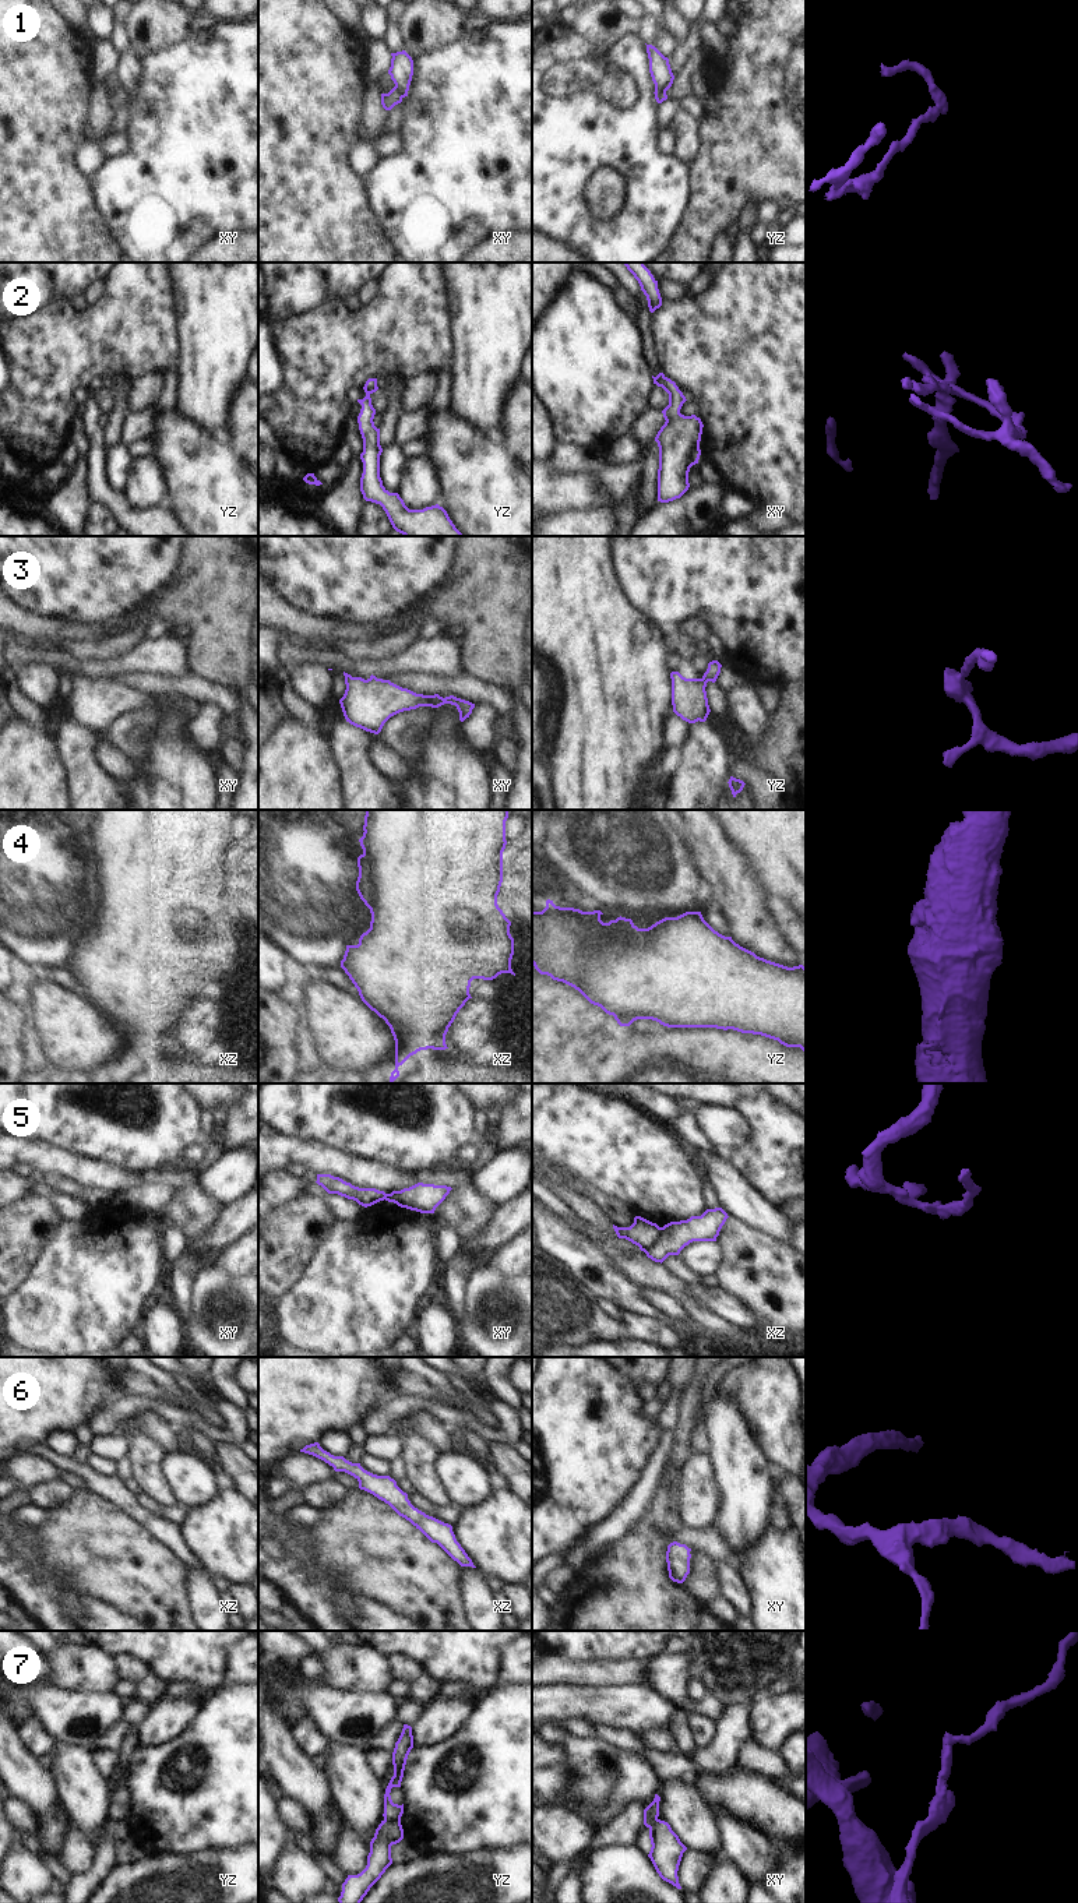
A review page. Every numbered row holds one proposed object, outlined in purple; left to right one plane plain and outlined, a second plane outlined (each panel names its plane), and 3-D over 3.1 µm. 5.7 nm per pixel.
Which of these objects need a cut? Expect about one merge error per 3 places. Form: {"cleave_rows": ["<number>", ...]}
{"cleave_rows": ["1", "5", "7"]}

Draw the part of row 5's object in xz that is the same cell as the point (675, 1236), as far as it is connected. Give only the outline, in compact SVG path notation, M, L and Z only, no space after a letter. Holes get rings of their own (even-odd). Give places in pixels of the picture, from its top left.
M715 1208L707 1209L701 1216L670 1222L660 1227L658 1241L645 1254L662 1264L669 1255L679 1255L693 1241L716 1241L728 1217L722 1208Z

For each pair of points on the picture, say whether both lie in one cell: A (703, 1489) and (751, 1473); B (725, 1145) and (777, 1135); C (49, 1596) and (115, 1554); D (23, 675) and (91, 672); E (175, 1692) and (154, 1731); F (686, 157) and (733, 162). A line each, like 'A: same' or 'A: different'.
A: different
B: different
C: different
D: different
E: different
F: different

